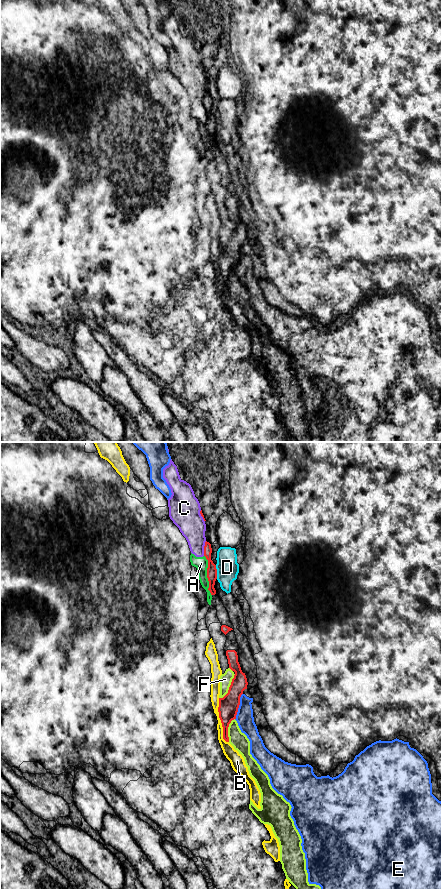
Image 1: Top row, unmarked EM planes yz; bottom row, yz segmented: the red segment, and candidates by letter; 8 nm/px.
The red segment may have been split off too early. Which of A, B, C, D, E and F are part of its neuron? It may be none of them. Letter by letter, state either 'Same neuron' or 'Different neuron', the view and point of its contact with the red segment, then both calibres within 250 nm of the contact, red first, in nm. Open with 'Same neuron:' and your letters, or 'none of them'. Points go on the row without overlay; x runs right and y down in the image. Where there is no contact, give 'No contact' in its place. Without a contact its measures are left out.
Same neuron: none of them
A: Different neuron. Touches red at yz (207, 127). Thickness 80 nm (red) against 110 nm
B: Different neuron. Touches red at yz (221, 273). Thickness 160 nm (red) against 90 nm
C: Different neuron. Touches red at yz (204, 100). Thickness 80 nm (red) against 220 nm
D: Different neuron. Touches red at yz (216, 124). Thickness 80 nm (red) against 180 nm
E: Different neuron. Touches red at yz (238, 258). Thickness 160 nm (red) against 140 nm
F: Different neuron. Touches red at yz (229, 239). Thickness 160 nm (red) against 100 nm

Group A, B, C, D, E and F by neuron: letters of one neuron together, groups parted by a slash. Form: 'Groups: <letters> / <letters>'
Groups: A C F / B / D / E

